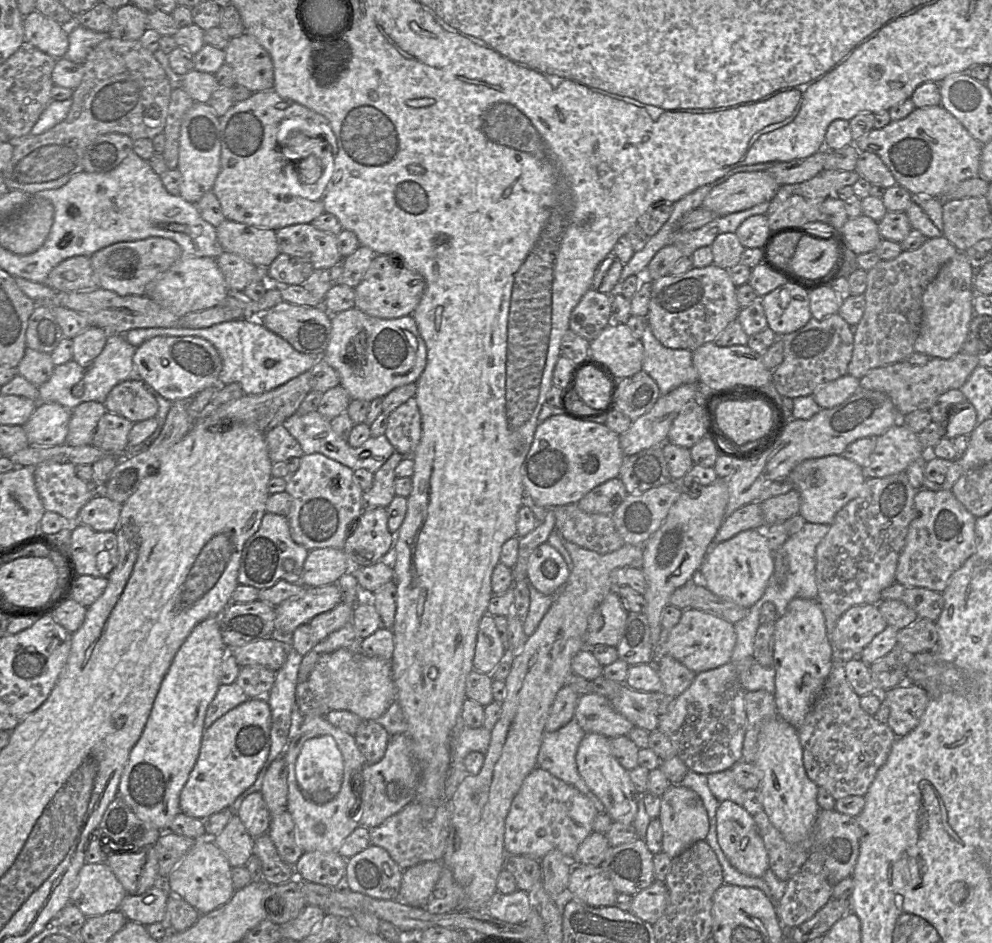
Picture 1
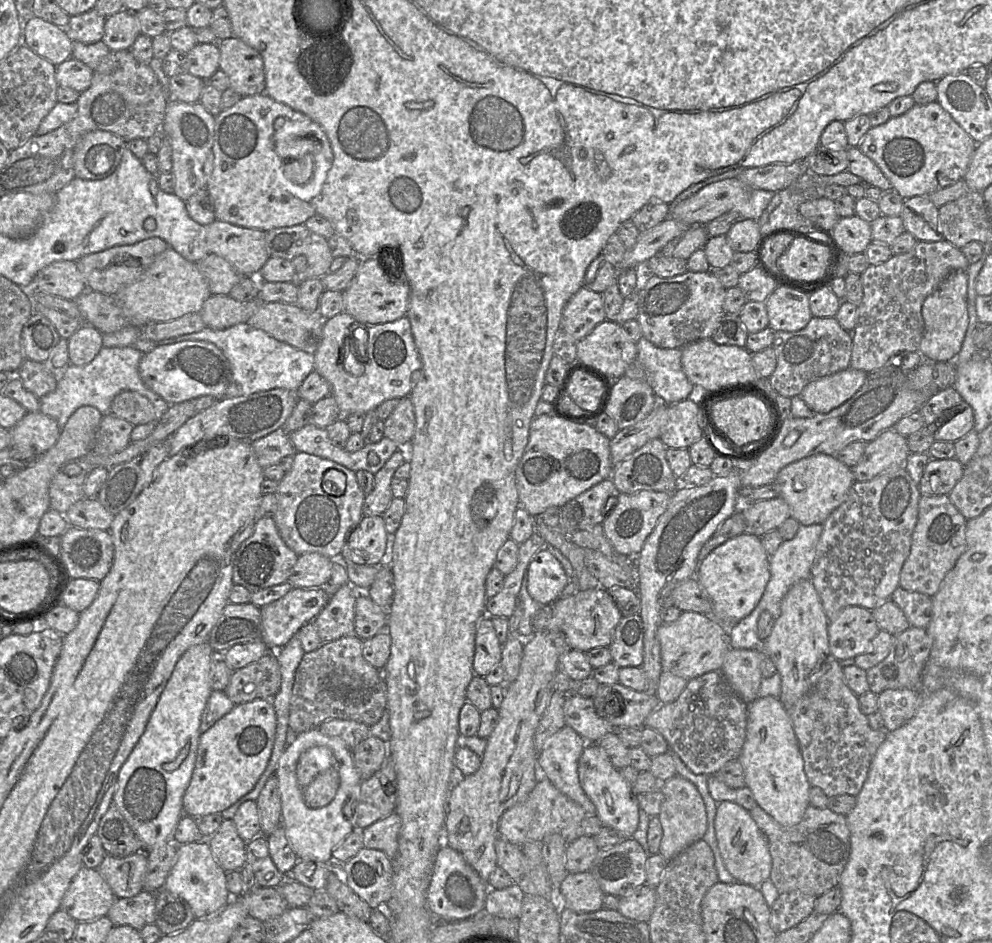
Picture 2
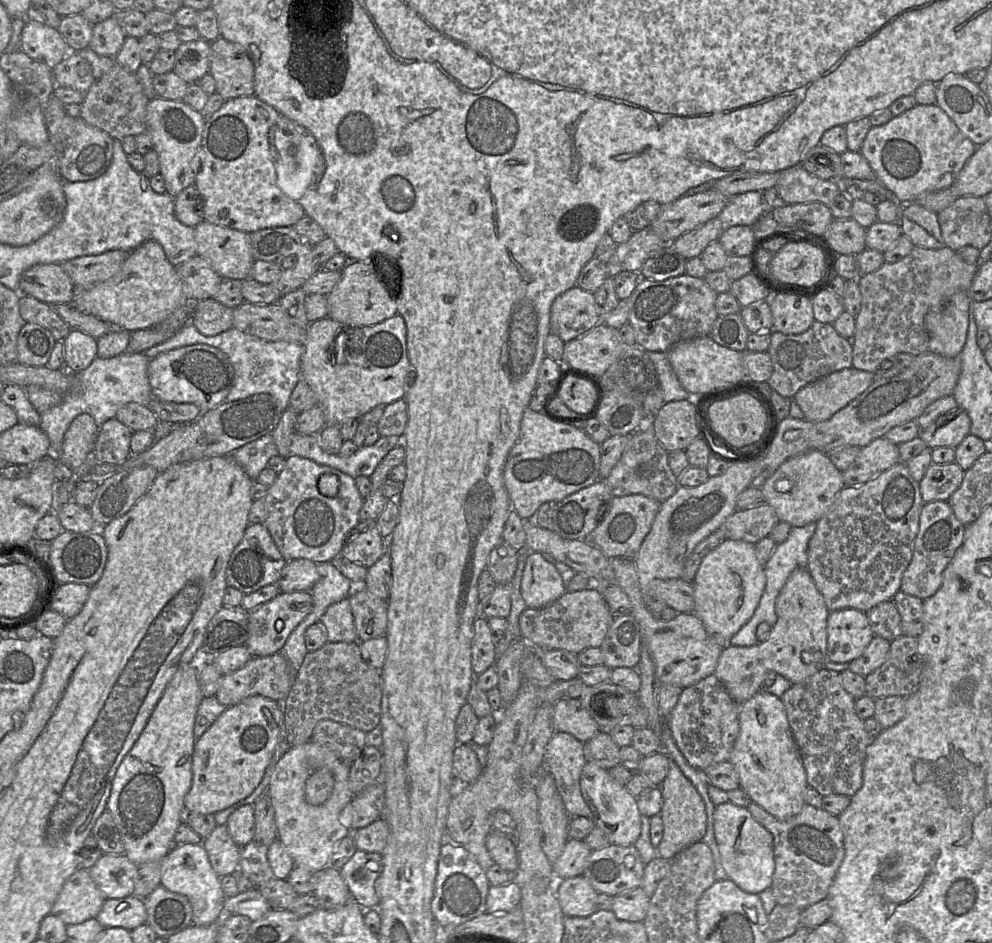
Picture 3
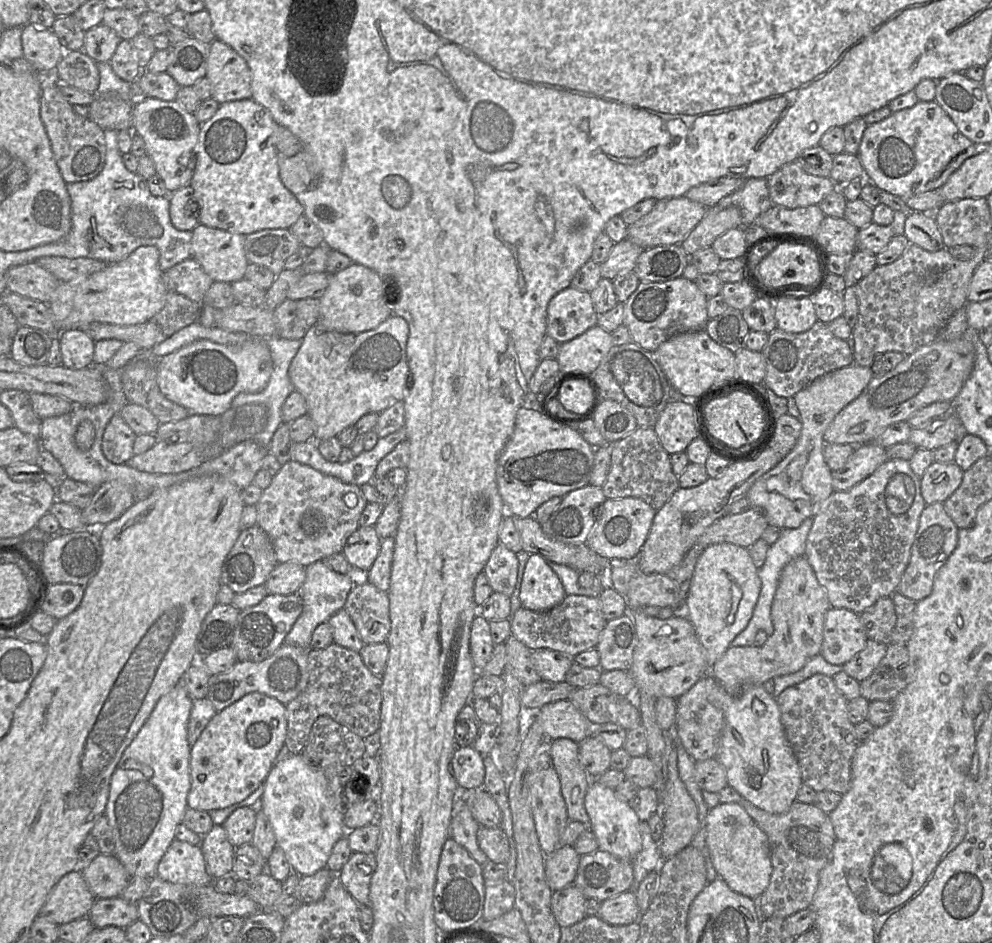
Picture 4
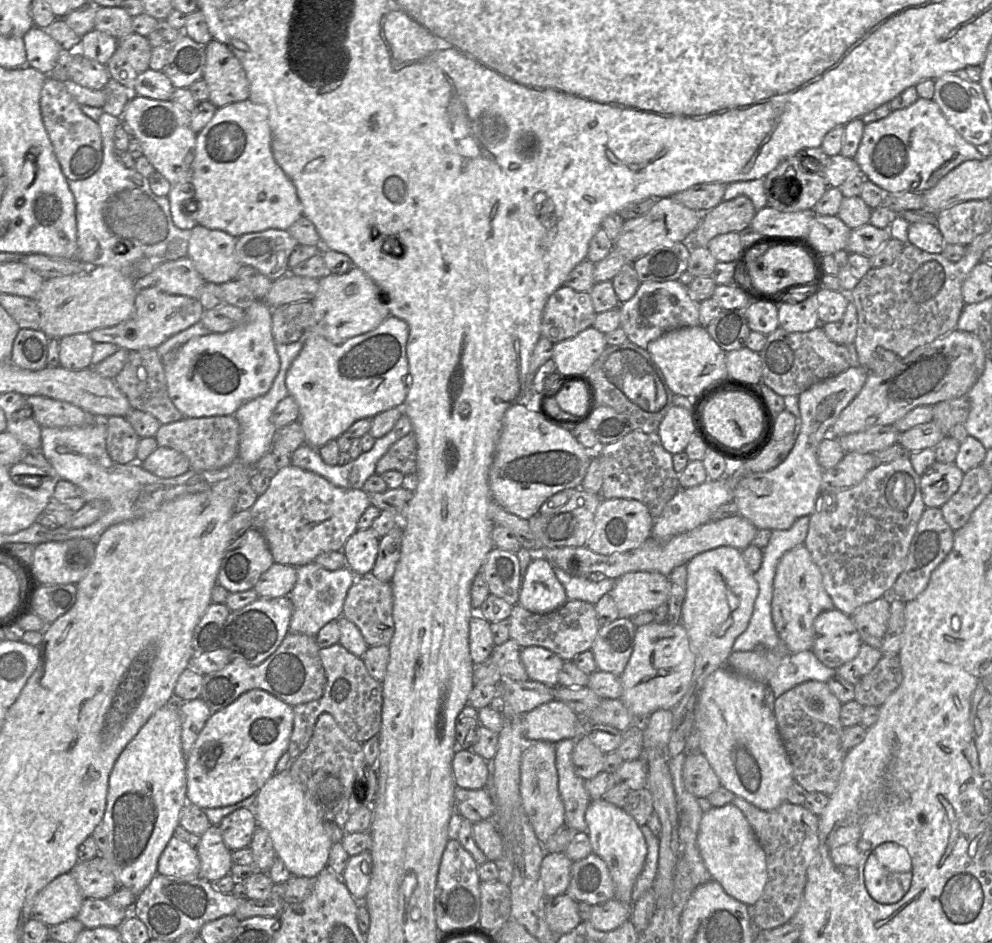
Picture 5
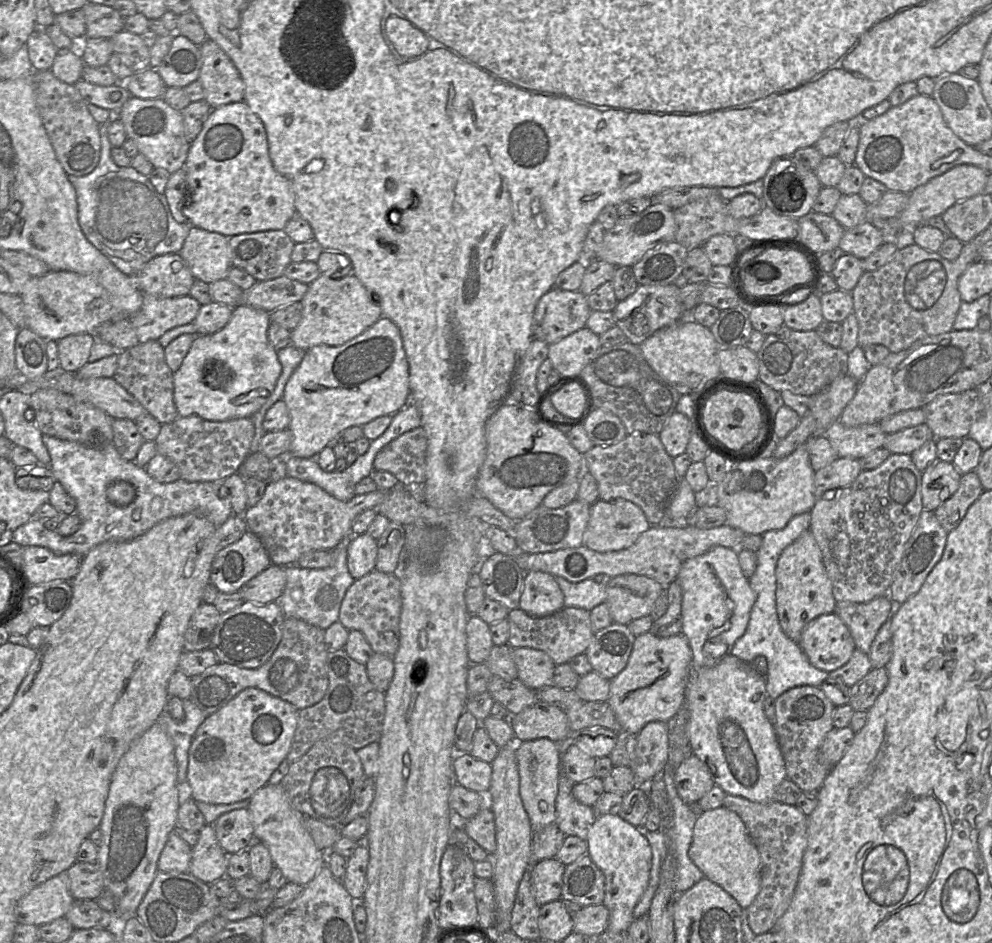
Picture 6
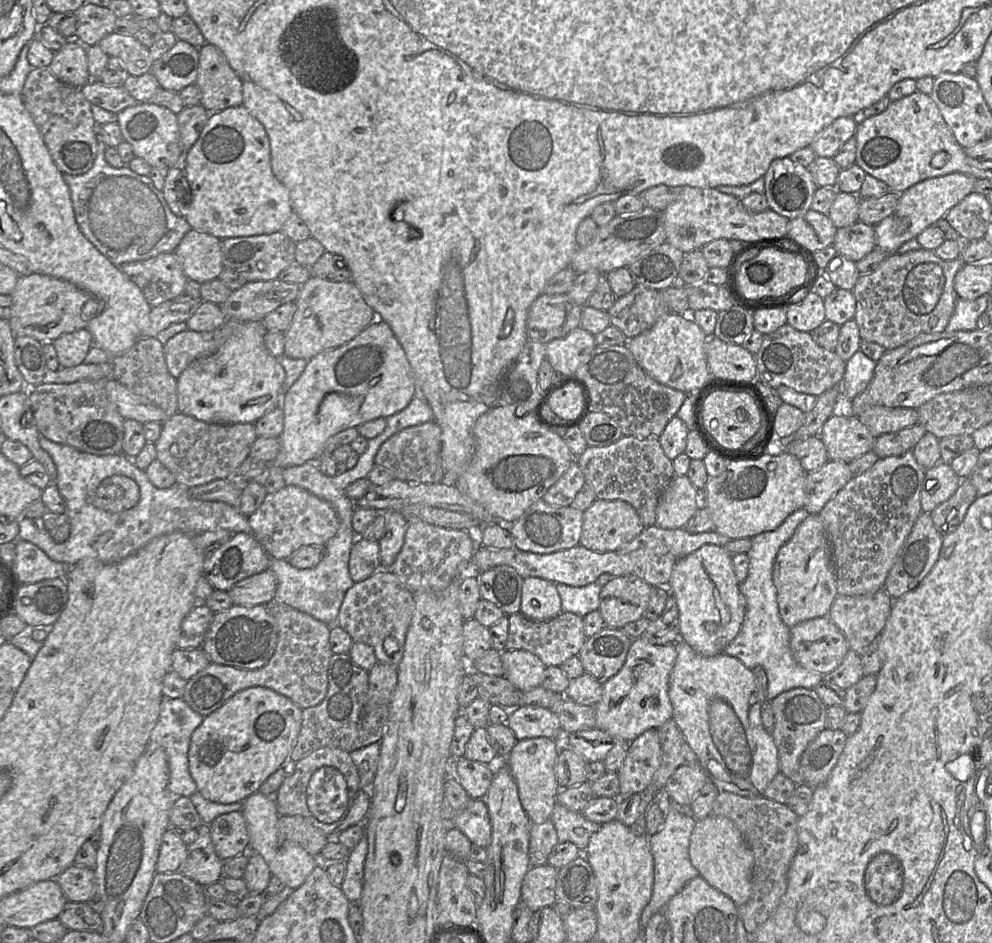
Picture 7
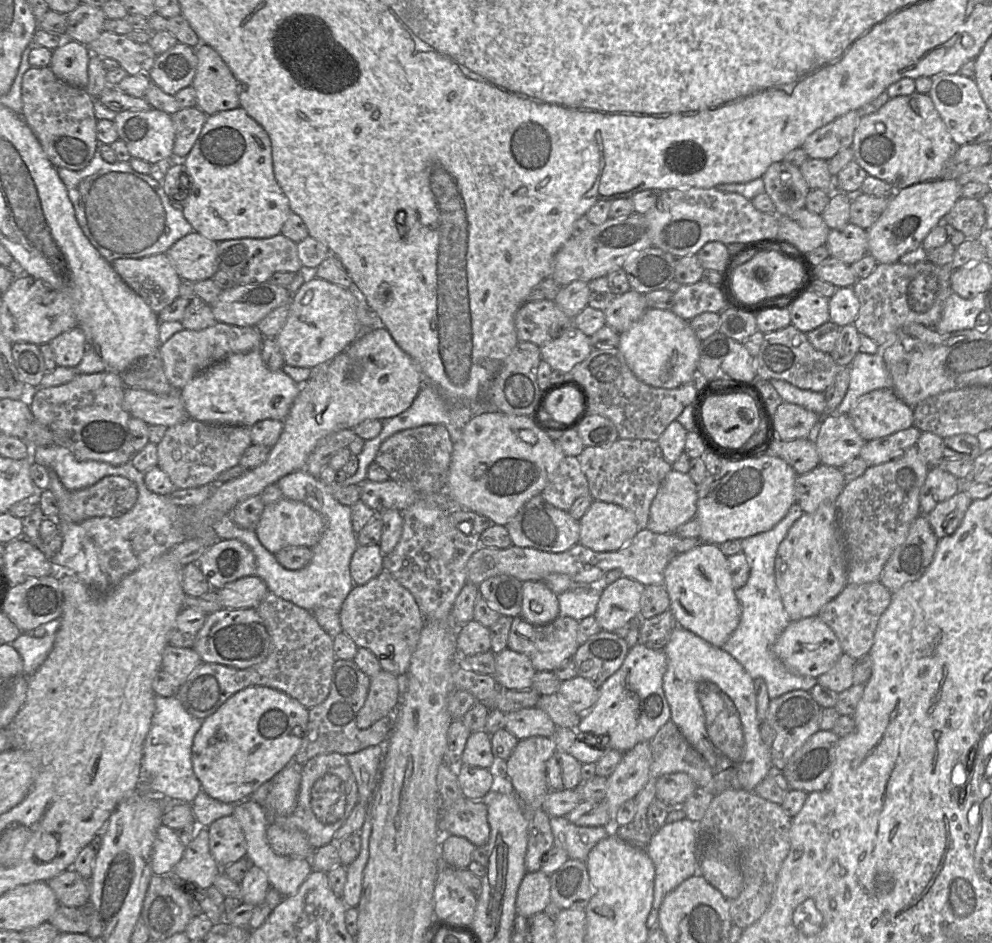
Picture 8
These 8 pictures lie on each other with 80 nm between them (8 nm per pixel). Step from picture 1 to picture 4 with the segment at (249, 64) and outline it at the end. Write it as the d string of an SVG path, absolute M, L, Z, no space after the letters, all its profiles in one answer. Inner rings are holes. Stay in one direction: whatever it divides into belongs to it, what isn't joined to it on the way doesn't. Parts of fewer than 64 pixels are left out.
M216 38L209 44L206 77L211 83L211 98L219 104L252 97L251 71L245 59L232 47Z

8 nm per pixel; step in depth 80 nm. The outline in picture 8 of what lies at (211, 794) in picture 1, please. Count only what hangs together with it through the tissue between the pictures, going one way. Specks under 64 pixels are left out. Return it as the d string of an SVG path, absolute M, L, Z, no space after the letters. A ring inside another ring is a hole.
M249 686L206 717L195 734L191 761L202 791L226 804L244 802L260 785L294 761L308 722L308 709L282 691Z

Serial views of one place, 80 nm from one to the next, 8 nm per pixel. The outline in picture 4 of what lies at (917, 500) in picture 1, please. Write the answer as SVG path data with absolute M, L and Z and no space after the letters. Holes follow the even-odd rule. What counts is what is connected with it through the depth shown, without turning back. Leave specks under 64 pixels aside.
M943 503L926 504L920 516L908 566L898 585L898 592L916 603L931 594L935 574L945 564L957 546L958 530L959 528L946 513Z

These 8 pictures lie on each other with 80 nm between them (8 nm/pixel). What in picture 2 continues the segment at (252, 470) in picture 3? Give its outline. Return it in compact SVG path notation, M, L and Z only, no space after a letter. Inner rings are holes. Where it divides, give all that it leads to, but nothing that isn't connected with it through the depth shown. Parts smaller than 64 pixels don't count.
M279 428L251 443L257 461L263 469L277 465L282 458L296 453L289 436L290 434Z

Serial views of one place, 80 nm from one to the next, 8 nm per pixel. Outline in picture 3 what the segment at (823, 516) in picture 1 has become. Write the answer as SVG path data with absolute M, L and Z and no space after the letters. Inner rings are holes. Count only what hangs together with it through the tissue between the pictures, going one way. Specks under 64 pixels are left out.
M819 450L789 458L769 478L756 484L762 490L764 503L775 510L780 521L787 522L792 527L803 527L810 522L817 522L845 486L842 472L827 454Z

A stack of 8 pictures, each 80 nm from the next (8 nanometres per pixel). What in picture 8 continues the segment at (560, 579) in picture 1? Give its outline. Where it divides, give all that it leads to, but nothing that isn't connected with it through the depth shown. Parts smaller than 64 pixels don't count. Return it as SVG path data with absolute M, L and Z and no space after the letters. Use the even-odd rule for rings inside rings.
M544 581L523 582L520 616L534 625L552 622L559 616L558 596L547 587Z

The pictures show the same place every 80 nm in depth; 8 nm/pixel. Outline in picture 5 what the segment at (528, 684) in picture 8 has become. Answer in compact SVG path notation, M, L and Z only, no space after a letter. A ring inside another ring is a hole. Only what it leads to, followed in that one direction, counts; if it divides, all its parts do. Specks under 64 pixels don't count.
M523 647L520 659L529 680L538 681L550 687L558 686L558 674L565 662L554 652L541 647Z

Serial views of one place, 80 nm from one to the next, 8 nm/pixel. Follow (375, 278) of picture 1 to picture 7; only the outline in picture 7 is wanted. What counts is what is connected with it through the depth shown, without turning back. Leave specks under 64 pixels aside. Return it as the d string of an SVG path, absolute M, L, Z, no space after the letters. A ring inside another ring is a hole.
M311 276L301 285L295 301L297 309L290 327L284 332L284 355L293 359L309 360L326 350L337 348L364 330L375 319L374 310L366 303L362 293L353 281L336 282L321 277Z

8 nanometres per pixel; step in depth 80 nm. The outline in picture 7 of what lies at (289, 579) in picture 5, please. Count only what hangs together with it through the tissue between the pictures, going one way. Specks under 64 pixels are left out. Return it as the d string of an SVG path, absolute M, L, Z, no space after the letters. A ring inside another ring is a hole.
M270 569L236 582L227 593L233 605L254 606L274 599L277 579Z

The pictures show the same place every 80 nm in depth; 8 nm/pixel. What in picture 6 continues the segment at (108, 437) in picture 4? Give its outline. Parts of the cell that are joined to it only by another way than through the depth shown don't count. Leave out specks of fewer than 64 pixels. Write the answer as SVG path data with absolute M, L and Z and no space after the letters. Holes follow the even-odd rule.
M113 419L112 430L112 444L119 455L127 461L134 461L146 441L138 431L136 423L130 419Z

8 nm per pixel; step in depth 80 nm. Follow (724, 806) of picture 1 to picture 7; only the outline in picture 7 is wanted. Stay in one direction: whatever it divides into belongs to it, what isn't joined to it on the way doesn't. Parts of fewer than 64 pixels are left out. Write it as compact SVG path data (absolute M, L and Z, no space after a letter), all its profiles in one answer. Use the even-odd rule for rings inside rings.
M712 814L697 820L690 836L689 857L700 876L728 896L737 907L749 900L754 856L732 820Z

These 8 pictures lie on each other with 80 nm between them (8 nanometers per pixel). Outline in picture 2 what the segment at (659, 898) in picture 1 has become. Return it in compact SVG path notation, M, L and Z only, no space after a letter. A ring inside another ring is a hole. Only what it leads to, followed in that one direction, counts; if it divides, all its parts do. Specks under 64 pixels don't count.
M644 884L634 893L620 897L617 911L627 918L648 923L655 907L655 901L655 887Z

